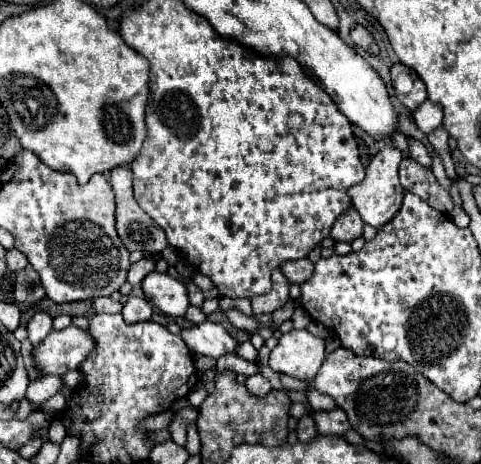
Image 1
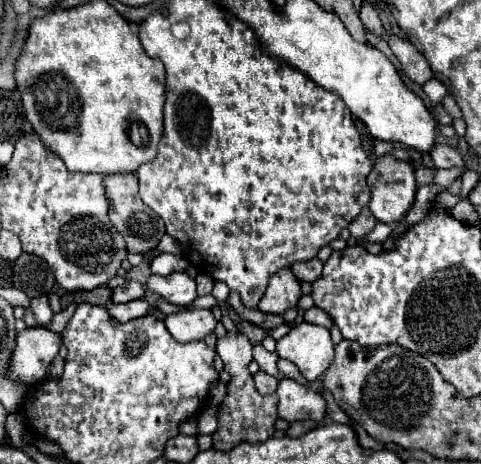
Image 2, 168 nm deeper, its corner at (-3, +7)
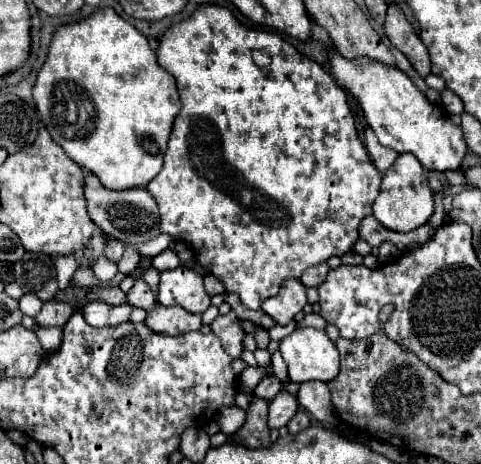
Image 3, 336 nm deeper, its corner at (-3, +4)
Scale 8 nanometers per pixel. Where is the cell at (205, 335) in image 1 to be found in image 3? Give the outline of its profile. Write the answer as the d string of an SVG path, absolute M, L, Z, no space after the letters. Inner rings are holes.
M156 305L144 321L152 331L166 335L184 335L190 331L200 331L202 315L192 315L182 307L164 307Z

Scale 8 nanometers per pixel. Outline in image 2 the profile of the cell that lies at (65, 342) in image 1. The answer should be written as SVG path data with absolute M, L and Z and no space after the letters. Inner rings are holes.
M26 328L16 334L16 344L8 360L6 374L22 384L36 384L46 378L46 370L62 346L60 334L46 328Z

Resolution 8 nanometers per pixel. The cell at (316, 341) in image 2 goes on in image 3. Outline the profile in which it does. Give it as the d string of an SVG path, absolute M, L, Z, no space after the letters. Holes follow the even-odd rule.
M298 327L280 341L280 353L288 365L288 377L294 383L332 381L340 369L336 345L324 329Z

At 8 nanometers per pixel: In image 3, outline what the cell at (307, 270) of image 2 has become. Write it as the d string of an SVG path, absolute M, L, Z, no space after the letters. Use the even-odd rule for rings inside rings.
M320 263L316 267L310 267L308 271L304 271L304 275L300 277L300 281L306 285L306 287L318 287L324 279L326 279L326 273L328 273L328 265L326 263Z

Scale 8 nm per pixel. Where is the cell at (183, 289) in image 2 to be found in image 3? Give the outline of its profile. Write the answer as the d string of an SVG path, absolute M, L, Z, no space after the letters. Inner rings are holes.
M186 267L160 273L158 287L160 305L180 305L190 313L204 313L210 307L210 297L204 291L202 275Z

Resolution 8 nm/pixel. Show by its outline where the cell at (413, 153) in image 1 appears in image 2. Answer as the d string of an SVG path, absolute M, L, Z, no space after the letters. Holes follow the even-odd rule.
M436 146L432 152L430 152L430 156L432 156L432 160L434 160L434 164L436 164L436 168L464 168L464 160L462 160L462 156L454 150L454 148L450 148L450 146Z

